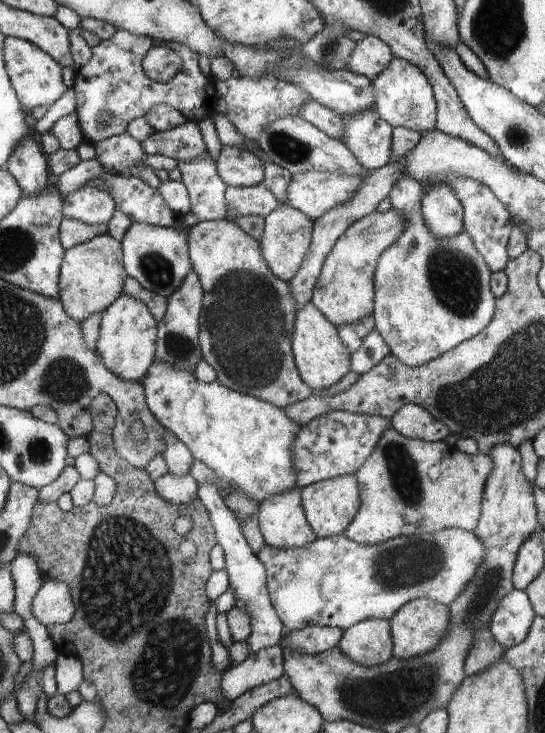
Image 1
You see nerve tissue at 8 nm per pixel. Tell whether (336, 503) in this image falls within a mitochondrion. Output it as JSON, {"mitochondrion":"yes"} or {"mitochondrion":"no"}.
{"mitochondrion":"no"}

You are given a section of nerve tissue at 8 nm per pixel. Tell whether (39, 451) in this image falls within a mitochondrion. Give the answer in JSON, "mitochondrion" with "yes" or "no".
{"mitochondrion":"yes"}

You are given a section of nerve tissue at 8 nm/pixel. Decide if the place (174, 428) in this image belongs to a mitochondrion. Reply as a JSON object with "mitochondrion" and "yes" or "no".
{"mitochondrion":"no"}

